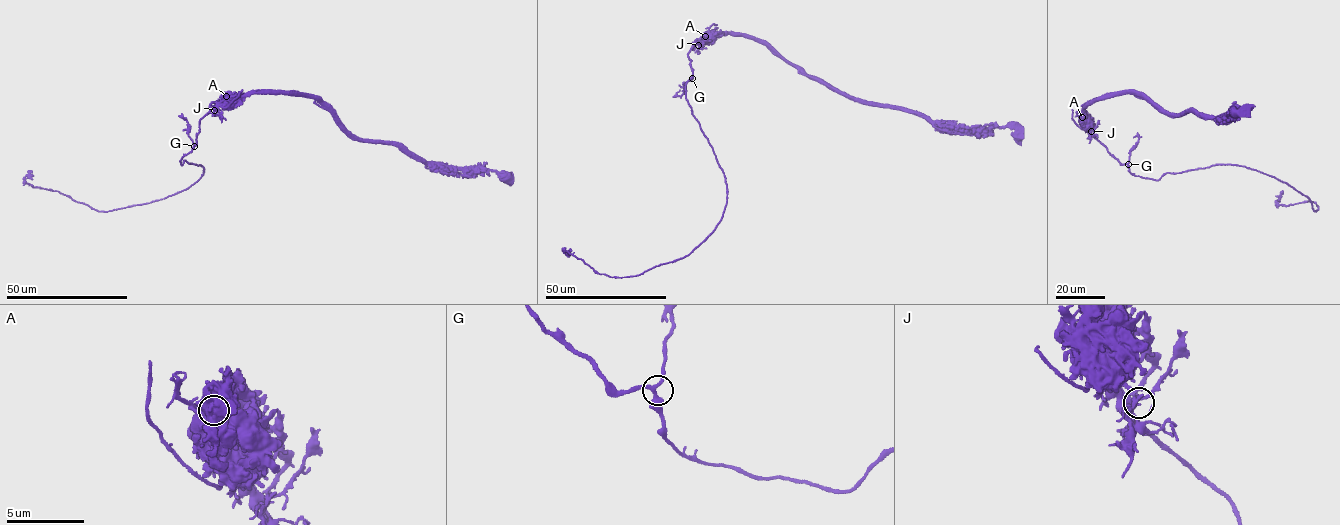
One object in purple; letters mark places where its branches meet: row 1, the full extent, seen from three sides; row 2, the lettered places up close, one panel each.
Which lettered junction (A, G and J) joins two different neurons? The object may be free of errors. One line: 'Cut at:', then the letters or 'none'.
Cut at: A

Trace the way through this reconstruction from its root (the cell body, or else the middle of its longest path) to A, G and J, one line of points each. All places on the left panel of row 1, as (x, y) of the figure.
A: (510, 179), (505, 181), (488, 170), (424, 164), (397, 145), (352, 137), (313, 98), (280, 91), (227, 96)
G: (510, 179), (424, 164), (397, 145), (357, 139), (313, 98), (281, 92), (224, 99), (200, 120), (194, 146)
J: (510, 179), (488, 170), (424, 164), (397, 145), (352, 137), (313, 98), (251, 93), (224, 99), (214, 110)

